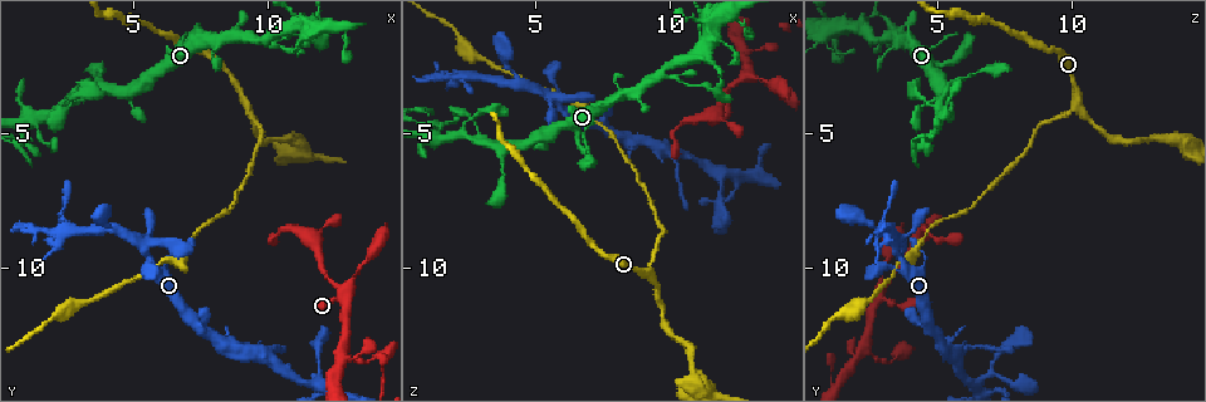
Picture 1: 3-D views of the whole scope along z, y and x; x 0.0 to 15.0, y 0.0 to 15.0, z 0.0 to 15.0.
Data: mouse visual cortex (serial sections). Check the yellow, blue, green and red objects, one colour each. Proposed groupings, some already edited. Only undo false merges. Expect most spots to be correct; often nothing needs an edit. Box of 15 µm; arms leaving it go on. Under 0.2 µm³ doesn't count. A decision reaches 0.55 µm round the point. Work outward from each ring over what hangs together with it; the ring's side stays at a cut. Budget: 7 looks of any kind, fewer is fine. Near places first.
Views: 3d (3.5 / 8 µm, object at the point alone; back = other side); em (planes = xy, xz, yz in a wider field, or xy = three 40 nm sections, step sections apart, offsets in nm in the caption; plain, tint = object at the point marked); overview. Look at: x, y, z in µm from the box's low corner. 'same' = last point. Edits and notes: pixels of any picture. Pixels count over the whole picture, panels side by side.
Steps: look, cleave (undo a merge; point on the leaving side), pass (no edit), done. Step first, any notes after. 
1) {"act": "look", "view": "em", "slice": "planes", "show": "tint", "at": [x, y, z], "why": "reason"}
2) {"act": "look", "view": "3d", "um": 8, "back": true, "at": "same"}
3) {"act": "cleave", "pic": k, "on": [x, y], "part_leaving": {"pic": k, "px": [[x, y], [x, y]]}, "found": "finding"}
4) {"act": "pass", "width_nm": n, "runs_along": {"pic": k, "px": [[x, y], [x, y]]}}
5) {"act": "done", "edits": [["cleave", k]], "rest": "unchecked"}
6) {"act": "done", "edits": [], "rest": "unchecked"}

{"act": "look", "view": "3d", "um": 8, "at": [9.2, 4.1, 10.0], "why": "a fork"}

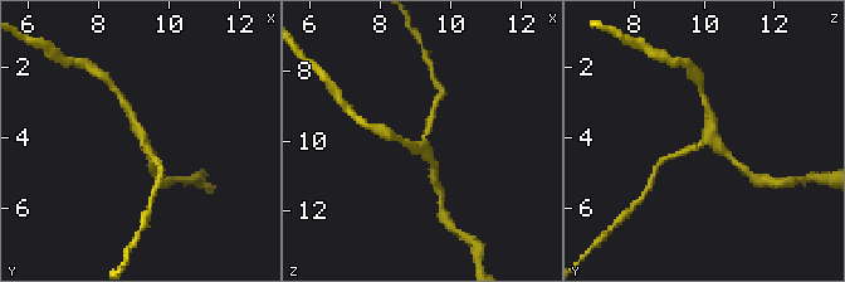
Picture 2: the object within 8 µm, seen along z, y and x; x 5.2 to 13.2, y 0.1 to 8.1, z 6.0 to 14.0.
{"act": "look", "view": "3d", "um": 3.5, "back": true, "at": [9.2, 4.1, 10.2]}

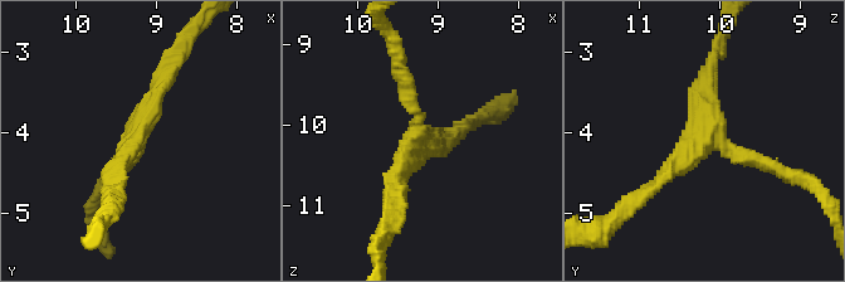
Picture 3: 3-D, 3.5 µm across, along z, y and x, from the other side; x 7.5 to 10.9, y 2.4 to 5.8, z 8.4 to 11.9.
{"act": "look", "view": "em", "slice": "xy", "step": 1, "show": "tint", "at": [9.20, 4.05, 10.15]}

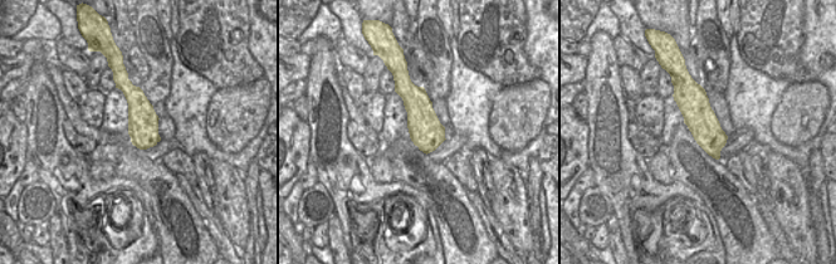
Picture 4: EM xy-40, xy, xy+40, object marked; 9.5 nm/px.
{"act": "pass", "arms": 3, "arm_widths_nm": [200, 200, 200], "runs_along": {"pic": 3, "px": [[176, 63], [115, 168], [110, 191]]}, "found": "all the same cell"}

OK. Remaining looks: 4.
{"act": "look", "view": "3d", "um": 3.5, "at": [11.8, 13.5, 7.1], "why": "three-way junction"}

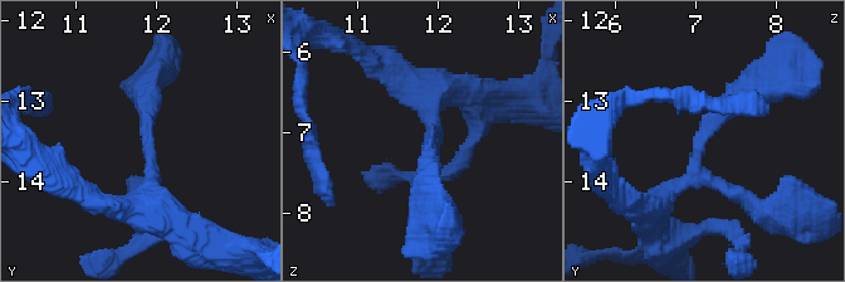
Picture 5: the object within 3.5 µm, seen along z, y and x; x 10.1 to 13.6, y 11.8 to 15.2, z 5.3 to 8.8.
{"act": "look", "view": "em", "slice": "xy", "step": 2, "show": "tint", "at": [11.95, 13.55, 7.05], "arms": 3, "arm_widths_nm": [200, 250, 300], "why": "now the EM"}

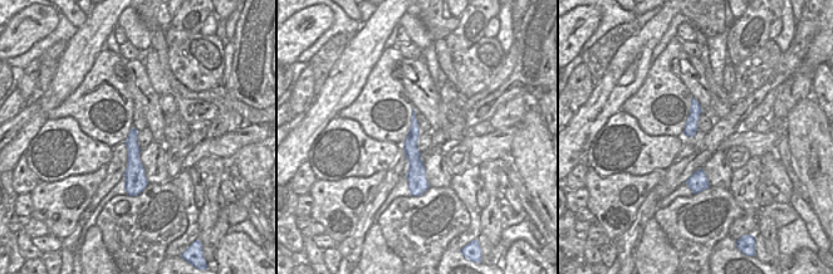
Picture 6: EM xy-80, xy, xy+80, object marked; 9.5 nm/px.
{"act": "pass", "runs_along": {"pic": 6, "px": [[413, 122], [413, 192]]}, "found": "one cell here"}

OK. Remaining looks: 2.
{"act": "look", "view": "3d", "um": 3.5, "at": [12.7, 11.1, 2.9], "why": "arms part here"}

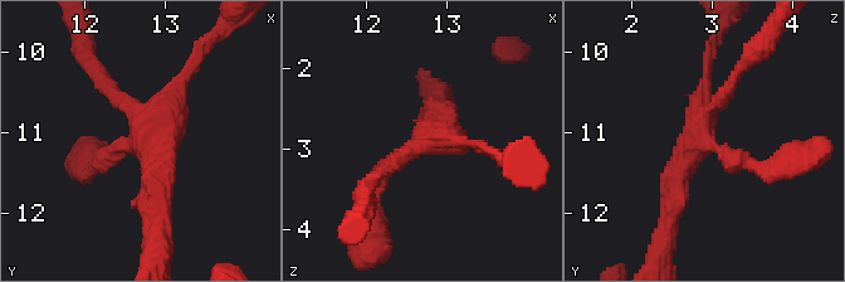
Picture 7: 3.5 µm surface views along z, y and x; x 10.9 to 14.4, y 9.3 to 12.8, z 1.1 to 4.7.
{"act": "look", "view": "em", "slice": "xy", "step": 2, "show": "tint", "at": [12.70, 11.10, 2.85]}

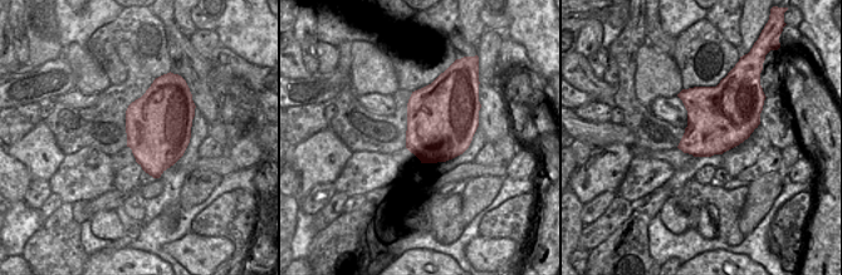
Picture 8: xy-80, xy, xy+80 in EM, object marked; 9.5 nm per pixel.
{"act": "pass", "runs_along": {"pic": 7, "px": [[758, 165], [701, 137], [733, 79]]}, "found": "one cell here"}

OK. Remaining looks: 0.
{"act": "done", "edits": [], "rest": "unchecked"}

